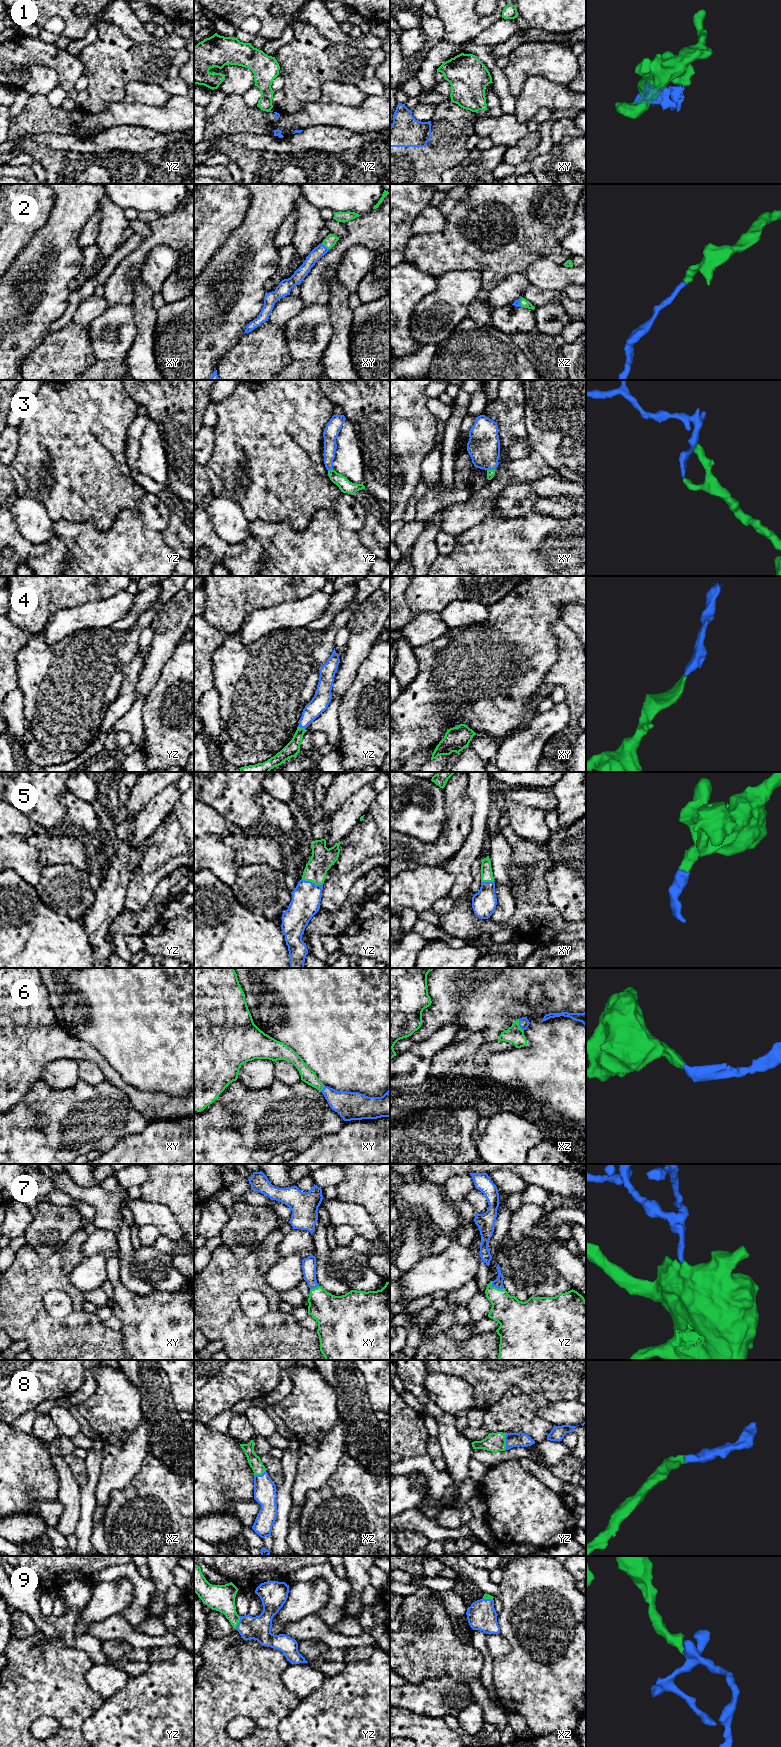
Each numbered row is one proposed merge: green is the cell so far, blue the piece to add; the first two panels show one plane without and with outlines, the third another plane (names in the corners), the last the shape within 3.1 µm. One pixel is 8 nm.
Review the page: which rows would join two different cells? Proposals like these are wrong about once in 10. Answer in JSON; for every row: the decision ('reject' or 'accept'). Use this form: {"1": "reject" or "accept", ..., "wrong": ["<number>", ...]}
{"1": "reject", "2": "accept", "3": "accept", "4": "accept", "5": "accept", "6": "accept", "7": "accept", "8": "accept", "9": "accept", "wrong": ["1"]}

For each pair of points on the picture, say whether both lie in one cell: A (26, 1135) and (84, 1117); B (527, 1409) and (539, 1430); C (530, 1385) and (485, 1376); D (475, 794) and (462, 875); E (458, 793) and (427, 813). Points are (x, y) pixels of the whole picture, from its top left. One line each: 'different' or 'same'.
A: same
B: same
C: same
D: same
E: different

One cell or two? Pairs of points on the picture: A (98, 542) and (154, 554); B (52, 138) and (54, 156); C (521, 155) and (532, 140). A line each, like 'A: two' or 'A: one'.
A: one
B: two
C: one

